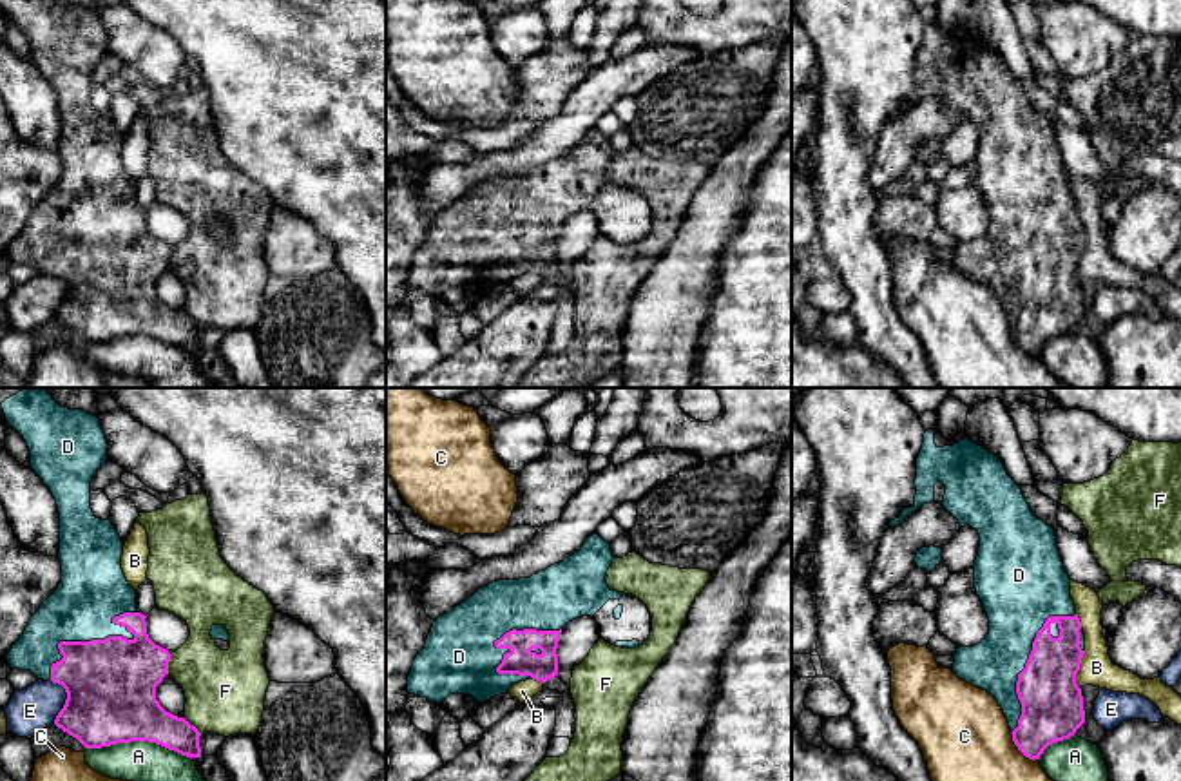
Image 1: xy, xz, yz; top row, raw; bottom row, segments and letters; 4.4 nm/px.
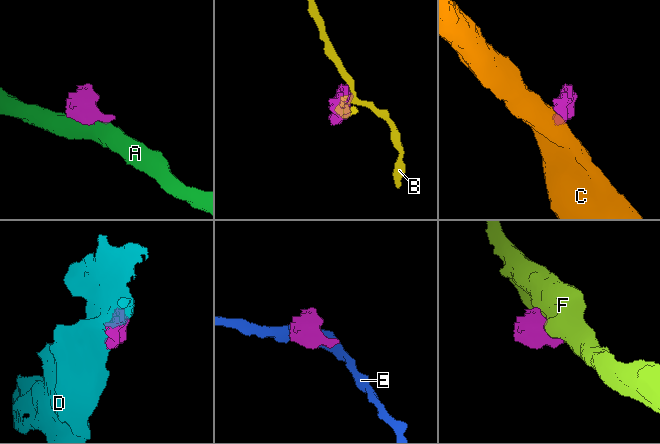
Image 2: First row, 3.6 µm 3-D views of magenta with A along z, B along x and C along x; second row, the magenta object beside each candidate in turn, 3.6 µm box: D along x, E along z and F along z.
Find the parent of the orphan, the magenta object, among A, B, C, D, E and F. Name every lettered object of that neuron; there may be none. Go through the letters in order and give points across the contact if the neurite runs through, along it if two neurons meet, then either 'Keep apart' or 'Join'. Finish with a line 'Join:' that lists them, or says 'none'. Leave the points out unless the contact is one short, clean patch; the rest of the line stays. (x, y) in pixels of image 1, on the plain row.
A: Keep apart
B: Keep apart
C: Keep apart
D: Join
E: Boundary: xy (51, 274), (66, 287), (66, 298), (53, 316). Keep apart
F: Keep apart
Join: D

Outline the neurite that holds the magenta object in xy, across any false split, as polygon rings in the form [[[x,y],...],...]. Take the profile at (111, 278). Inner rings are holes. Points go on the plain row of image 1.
[[[2,0],[7,18],[27,36],[31,62],[51,83],[60,107],[60,156],[62,178],[33,208],[20,234],[5,254],[11,263],[31,265],[38,274],[58,277],[67,294],[54,319],[76,332],[85,342],[101,342],[116,337],[149,335],[187,352],[201,352],[201,326],[185,312],[167,306],[156,294],[156,281],[168,268],[170,246],[156,239],[147,228],[145,208],[136,203],[136,185],[129,179],[121,149],[123,136],[110,114],[100,114],[91,103],[91,74],[109,53],[107,33],[100,13],[62,0]]]

